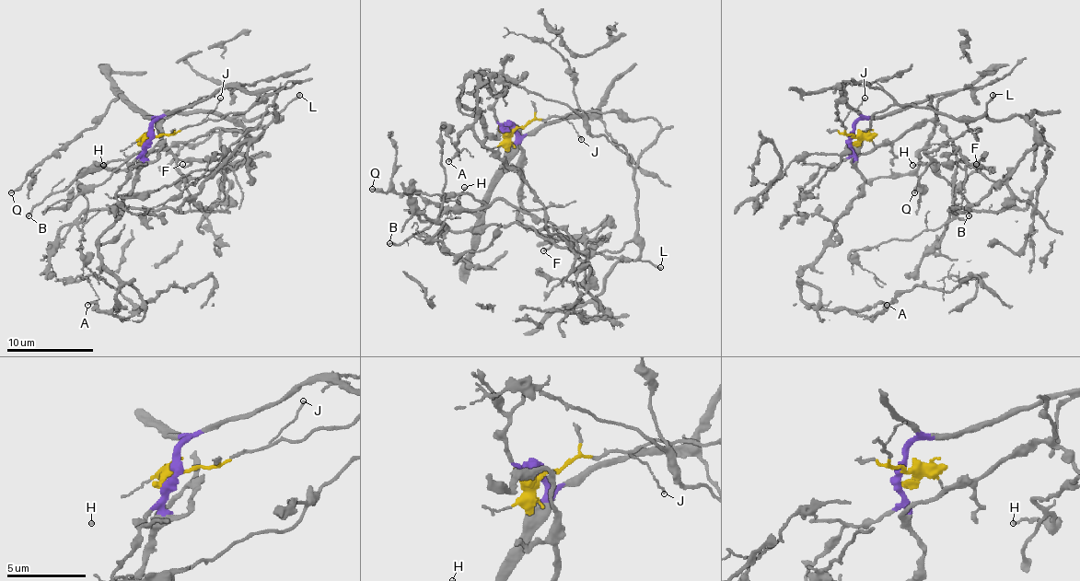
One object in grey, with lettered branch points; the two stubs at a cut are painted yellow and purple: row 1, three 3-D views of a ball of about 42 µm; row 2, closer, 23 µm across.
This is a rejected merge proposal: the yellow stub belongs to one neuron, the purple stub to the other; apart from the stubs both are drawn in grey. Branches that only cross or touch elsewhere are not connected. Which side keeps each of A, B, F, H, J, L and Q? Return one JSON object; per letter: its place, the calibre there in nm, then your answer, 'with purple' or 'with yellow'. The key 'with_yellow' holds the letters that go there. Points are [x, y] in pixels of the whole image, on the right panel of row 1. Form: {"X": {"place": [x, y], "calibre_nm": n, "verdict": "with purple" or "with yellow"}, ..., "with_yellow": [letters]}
{"A": {"place": [887, 305], "calibre_nm": 150, "verdict": "with purple"}, "B": {"place": [969, 215], "calibre_nm": 180, "verdict": "with yellow"}, "F": {"place": [976, 164], "calibre_nm": 150, "verdict": "with purple"}, "H": {"place": [912, 165], "calibre_nm": 160, "verdict": "with yellow"}, "J": {"place": [865, 98], "calibre_nm": 110, "verdict": "with yellow"}, "L": {"place": [992, 95], "calibre_nm": 200, "verdict": "with yellow"}, "Q": {"place": [914, 192], "calibre_nm": 240, "verdict": "with purple"}, "with_yellow": ["B", "H", "J", "L"]}

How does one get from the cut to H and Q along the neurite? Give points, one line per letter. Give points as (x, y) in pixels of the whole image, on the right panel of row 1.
H: (852, 135), (836, 120), (842, 81), (958, 118), (975, 140), (980, 129), (925, 153), (934, 166), (912, 166)
Q: (852, 135), (863, 118), (879, 118), (930, 98), (938, 98), (934, 133), (919, 150), (914, 191)

